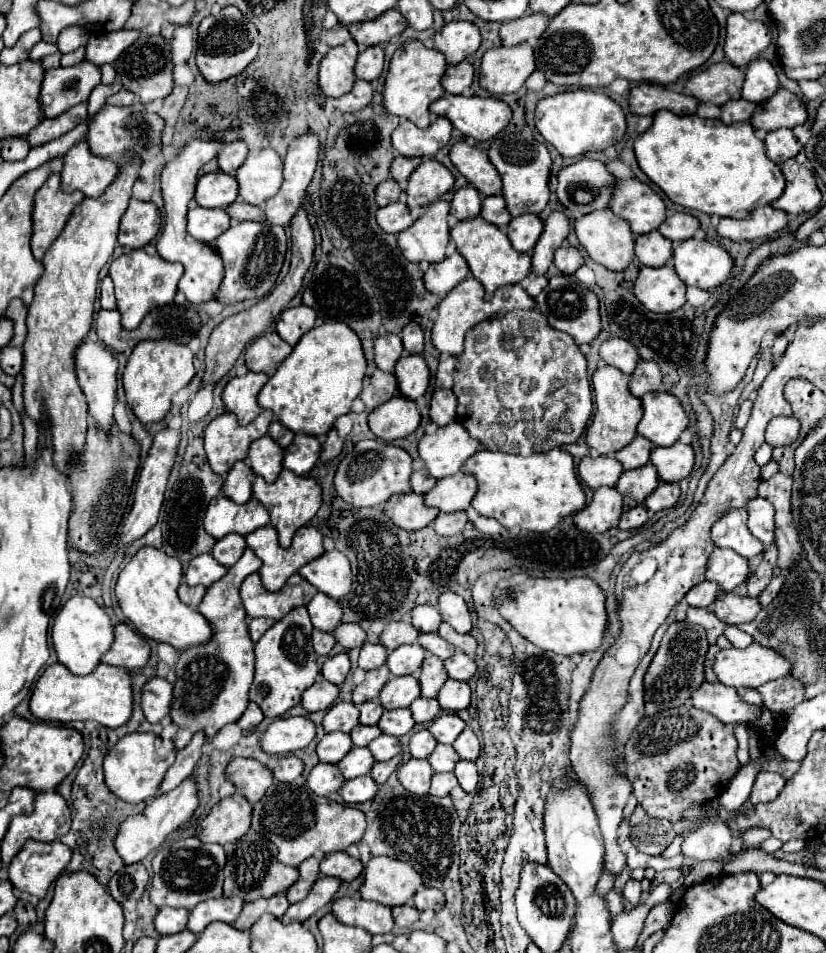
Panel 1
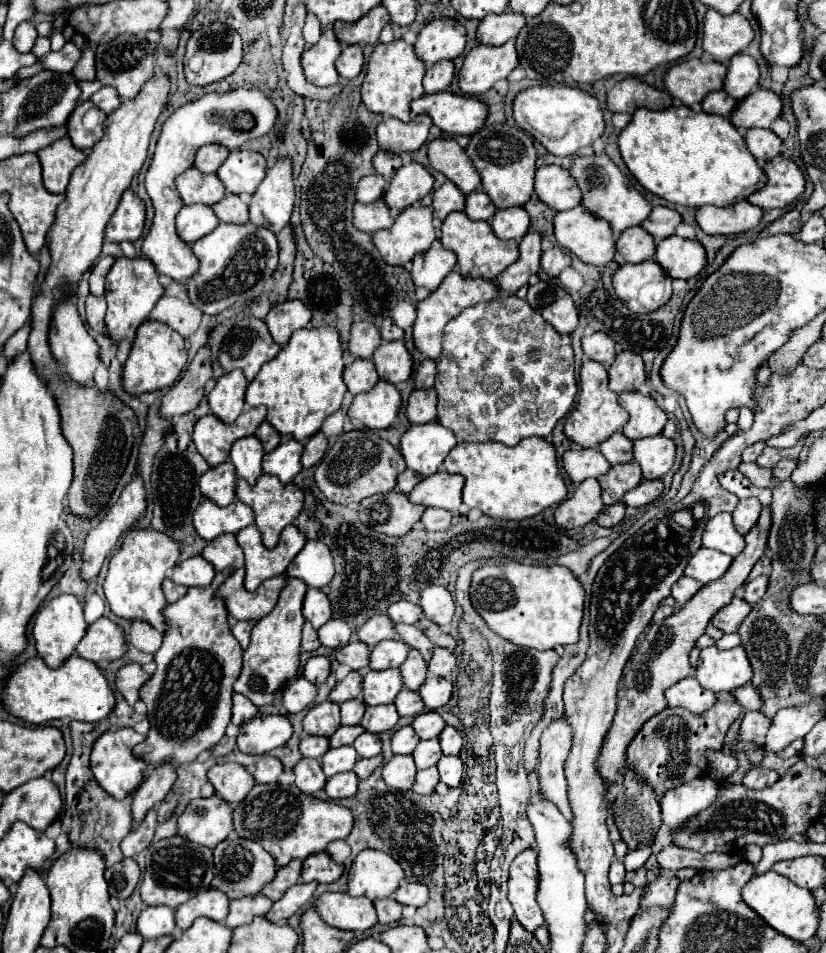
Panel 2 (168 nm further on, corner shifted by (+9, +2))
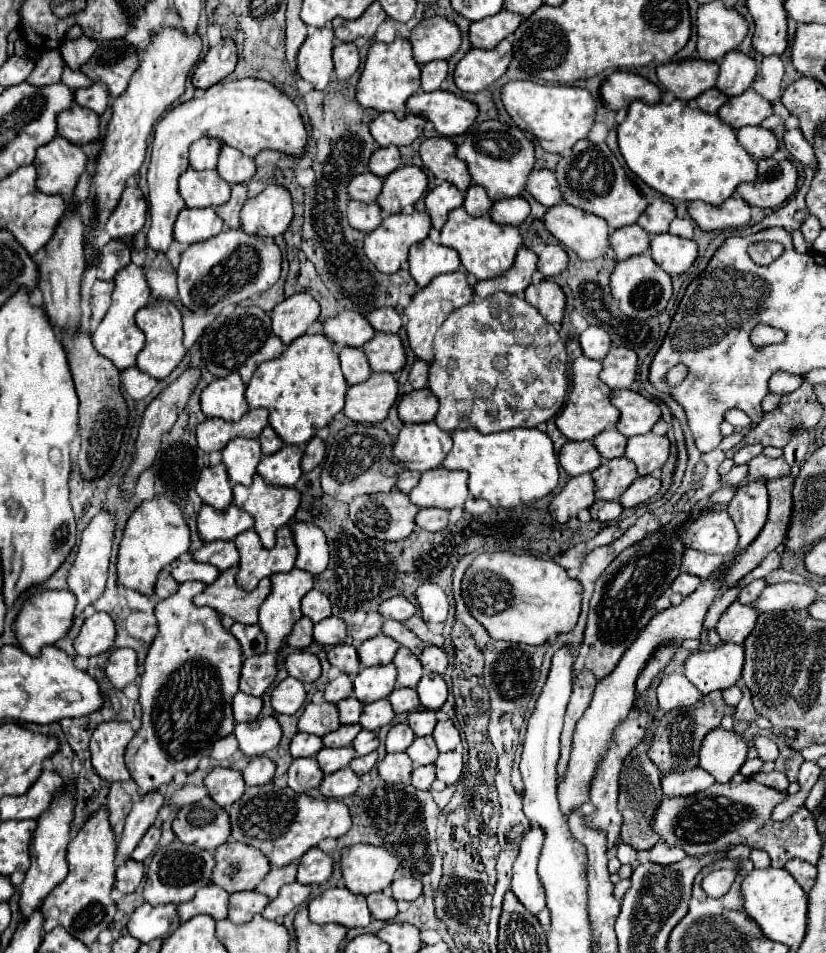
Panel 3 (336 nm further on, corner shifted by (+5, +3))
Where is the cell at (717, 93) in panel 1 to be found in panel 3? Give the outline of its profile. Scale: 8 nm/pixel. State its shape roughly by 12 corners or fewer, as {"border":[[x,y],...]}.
{"border":[[664,63],[658,81],[690,101],[716,85],[718,63]]}

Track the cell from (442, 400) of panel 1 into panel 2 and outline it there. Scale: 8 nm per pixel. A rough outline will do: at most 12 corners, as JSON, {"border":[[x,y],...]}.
{"border":[[414,390],[406,416],[412,424],[436,420],[436,390]]}

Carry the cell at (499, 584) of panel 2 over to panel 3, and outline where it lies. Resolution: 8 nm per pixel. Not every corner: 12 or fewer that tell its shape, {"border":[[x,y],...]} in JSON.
{"border":[[482,553],[462,595],[492,639],[576,627],[582,587],[554,561]]}

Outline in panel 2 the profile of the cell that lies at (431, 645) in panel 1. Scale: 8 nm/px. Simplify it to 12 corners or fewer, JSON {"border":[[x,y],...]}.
{"border":[[396,624],[402,642],[416,648],[426,662],[434,644],[410,624]]}

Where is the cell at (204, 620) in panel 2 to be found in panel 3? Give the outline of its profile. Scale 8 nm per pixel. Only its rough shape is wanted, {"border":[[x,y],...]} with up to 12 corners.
{"border":[[202,581],[156,603],[126,749],[140,793],[234,729],[240,643]]}

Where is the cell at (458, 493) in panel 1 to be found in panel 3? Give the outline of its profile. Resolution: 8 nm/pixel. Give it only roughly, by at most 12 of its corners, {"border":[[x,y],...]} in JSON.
{"border":[[466,471],[422,473],[410,491],[420,507],[464,507]]}

